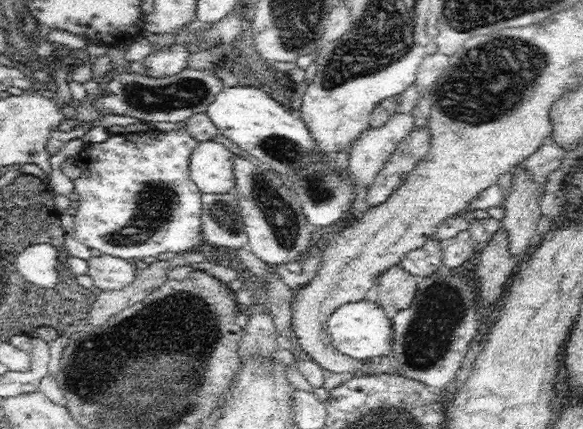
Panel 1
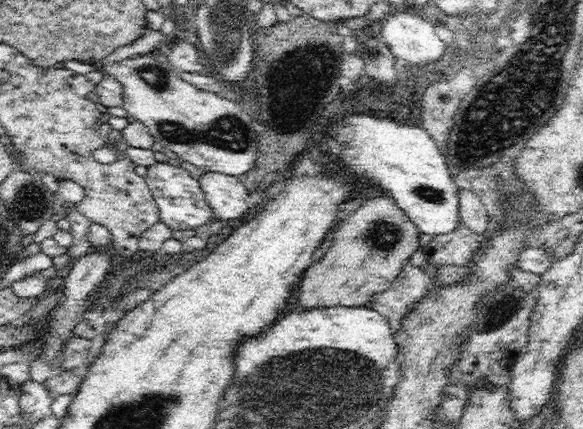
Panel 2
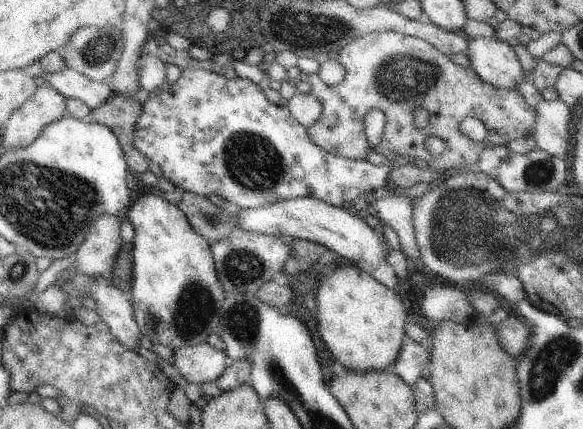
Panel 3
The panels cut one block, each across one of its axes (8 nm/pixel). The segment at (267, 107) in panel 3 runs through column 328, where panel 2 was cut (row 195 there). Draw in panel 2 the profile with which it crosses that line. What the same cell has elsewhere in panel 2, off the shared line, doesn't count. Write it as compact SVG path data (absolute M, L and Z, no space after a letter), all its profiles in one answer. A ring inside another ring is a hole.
M156 161L152 166L147 166L144 180L148 183L148 188L156 201L160 221L173 231L195 229L209 223L208 219L213 212L204 198L199 180L193 178L184 168Z

